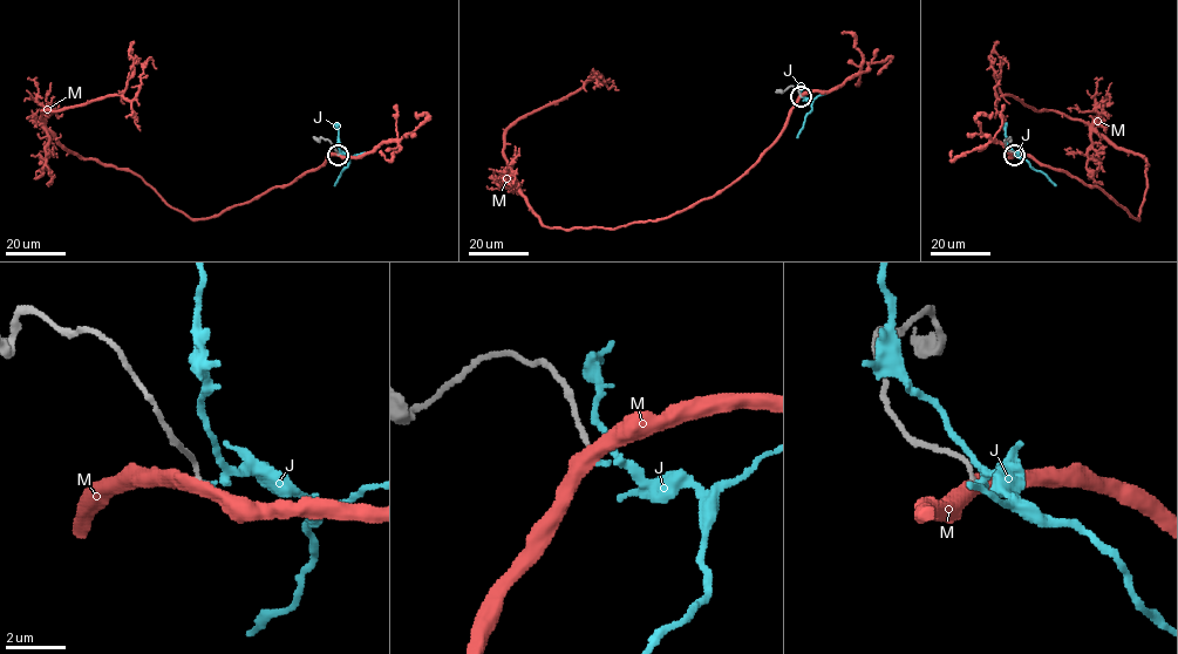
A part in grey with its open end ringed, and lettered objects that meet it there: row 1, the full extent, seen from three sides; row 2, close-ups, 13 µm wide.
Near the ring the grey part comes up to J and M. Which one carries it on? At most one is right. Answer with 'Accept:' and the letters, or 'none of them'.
Accept: J

